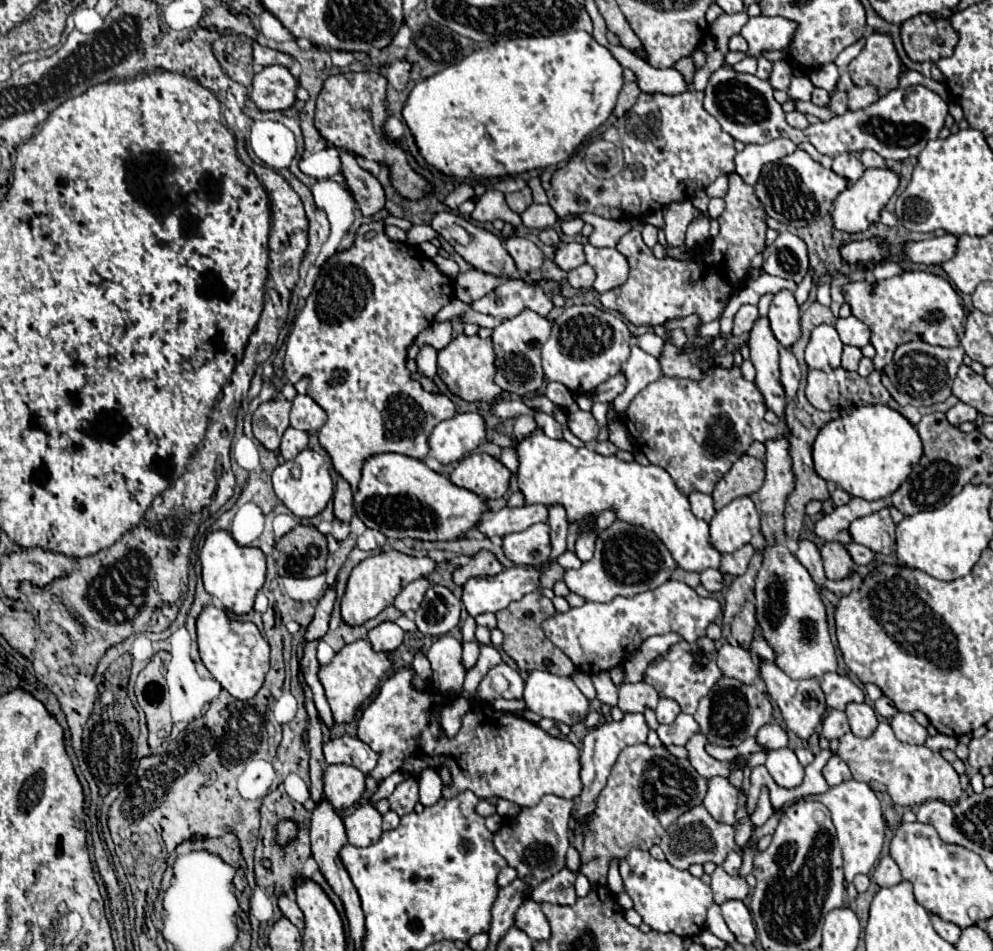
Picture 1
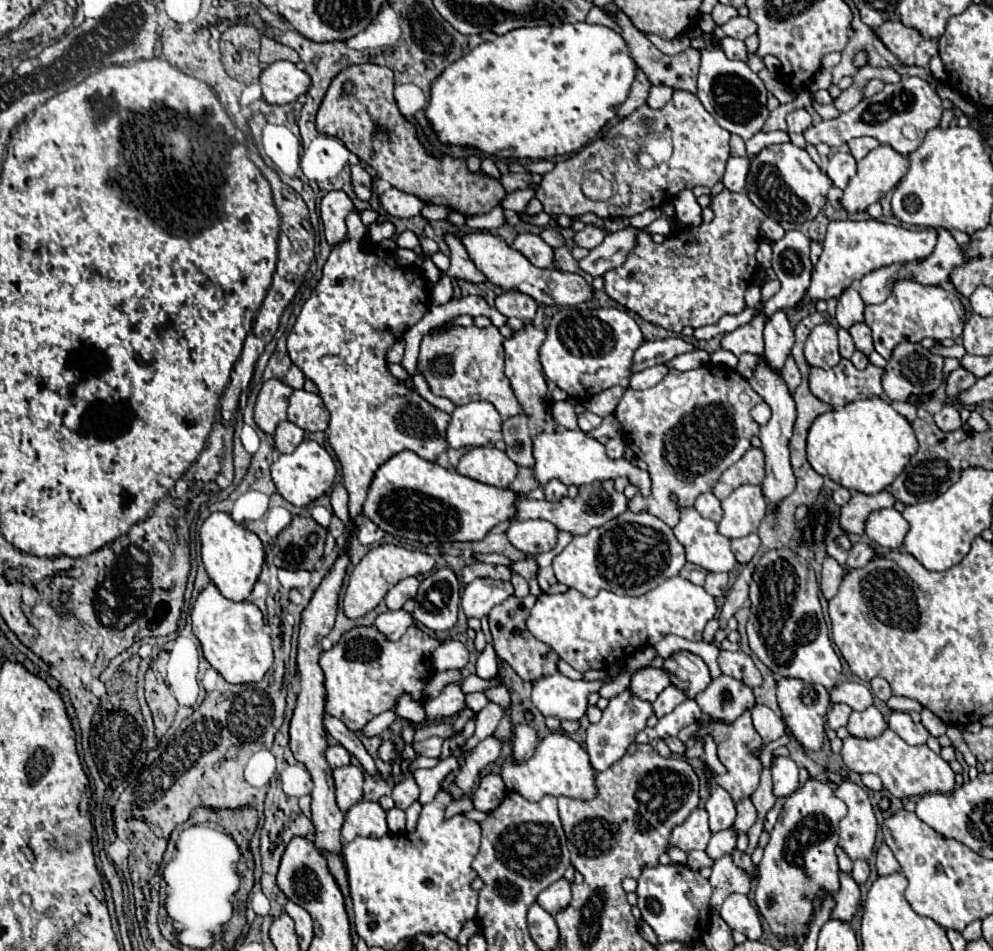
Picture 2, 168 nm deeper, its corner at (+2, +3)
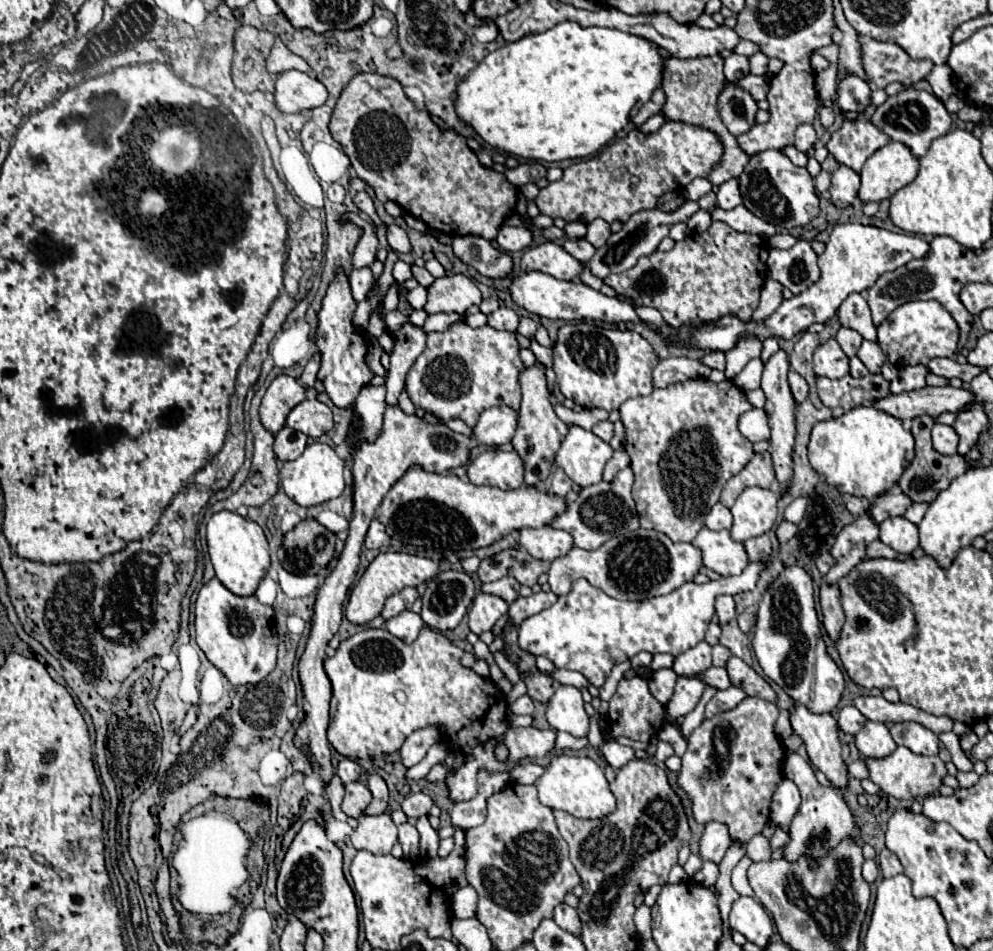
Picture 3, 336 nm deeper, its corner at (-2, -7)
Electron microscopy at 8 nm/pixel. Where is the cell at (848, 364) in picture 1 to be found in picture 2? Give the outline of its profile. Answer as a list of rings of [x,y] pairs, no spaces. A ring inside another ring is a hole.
[[[839,328],[839,354],[841,358],[851,358],[855,352],[855,346],[851,342],[851,336],[847,334],[845,328]]]

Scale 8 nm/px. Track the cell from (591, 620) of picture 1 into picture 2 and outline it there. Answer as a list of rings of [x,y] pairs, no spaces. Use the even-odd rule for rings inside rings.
[[[675,576],[643,596],[619,596],[609,590],[601,590],[595,598],[587,598],[577,590],[555,596],[541,594],[529,614],[527,628],[537,640],[549,644],[561,660],[585,674],[589,668],[605,670],[613,666],[617,658],[625,660],[633,650],[647,644],[653,646],[667,634],[697,642],[715,612],[717,606],[713,598],[701,586]]]

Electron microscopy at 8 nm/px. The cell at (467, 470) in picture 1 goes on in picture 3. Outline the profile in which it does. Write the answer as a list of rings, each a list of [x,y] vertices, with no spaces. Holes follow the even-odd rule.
[[[489,448],[475,460],[471,460],[467,474],[473,484],[497,486],[501,490],[521,488],[523,486],[523,460],[513,452],[501,452],[497,448]]]

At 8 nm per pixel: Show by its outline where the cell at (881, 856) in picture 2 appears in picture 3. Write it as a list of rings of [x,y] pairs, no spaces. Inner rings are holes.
[[[883,848],[881,854],[879,854],[879,866],[881,866],[881,872],[883,872],[885,878],[887,876],[897,876],[897,874],[903,872],[903,866],[901,866],[899,858],[887,848]]]

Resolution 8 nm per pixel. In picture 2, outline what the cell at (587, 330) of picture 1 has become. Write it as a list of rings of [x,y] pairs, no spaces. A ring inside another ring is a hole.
[[[563,308],[549,326],[547,338],[539,350],[545,376],[565,390],[571,398],[593,398],[611,386],[627,386],[631,354],[641,346],[643,334],[637,322],[617,308]]]

